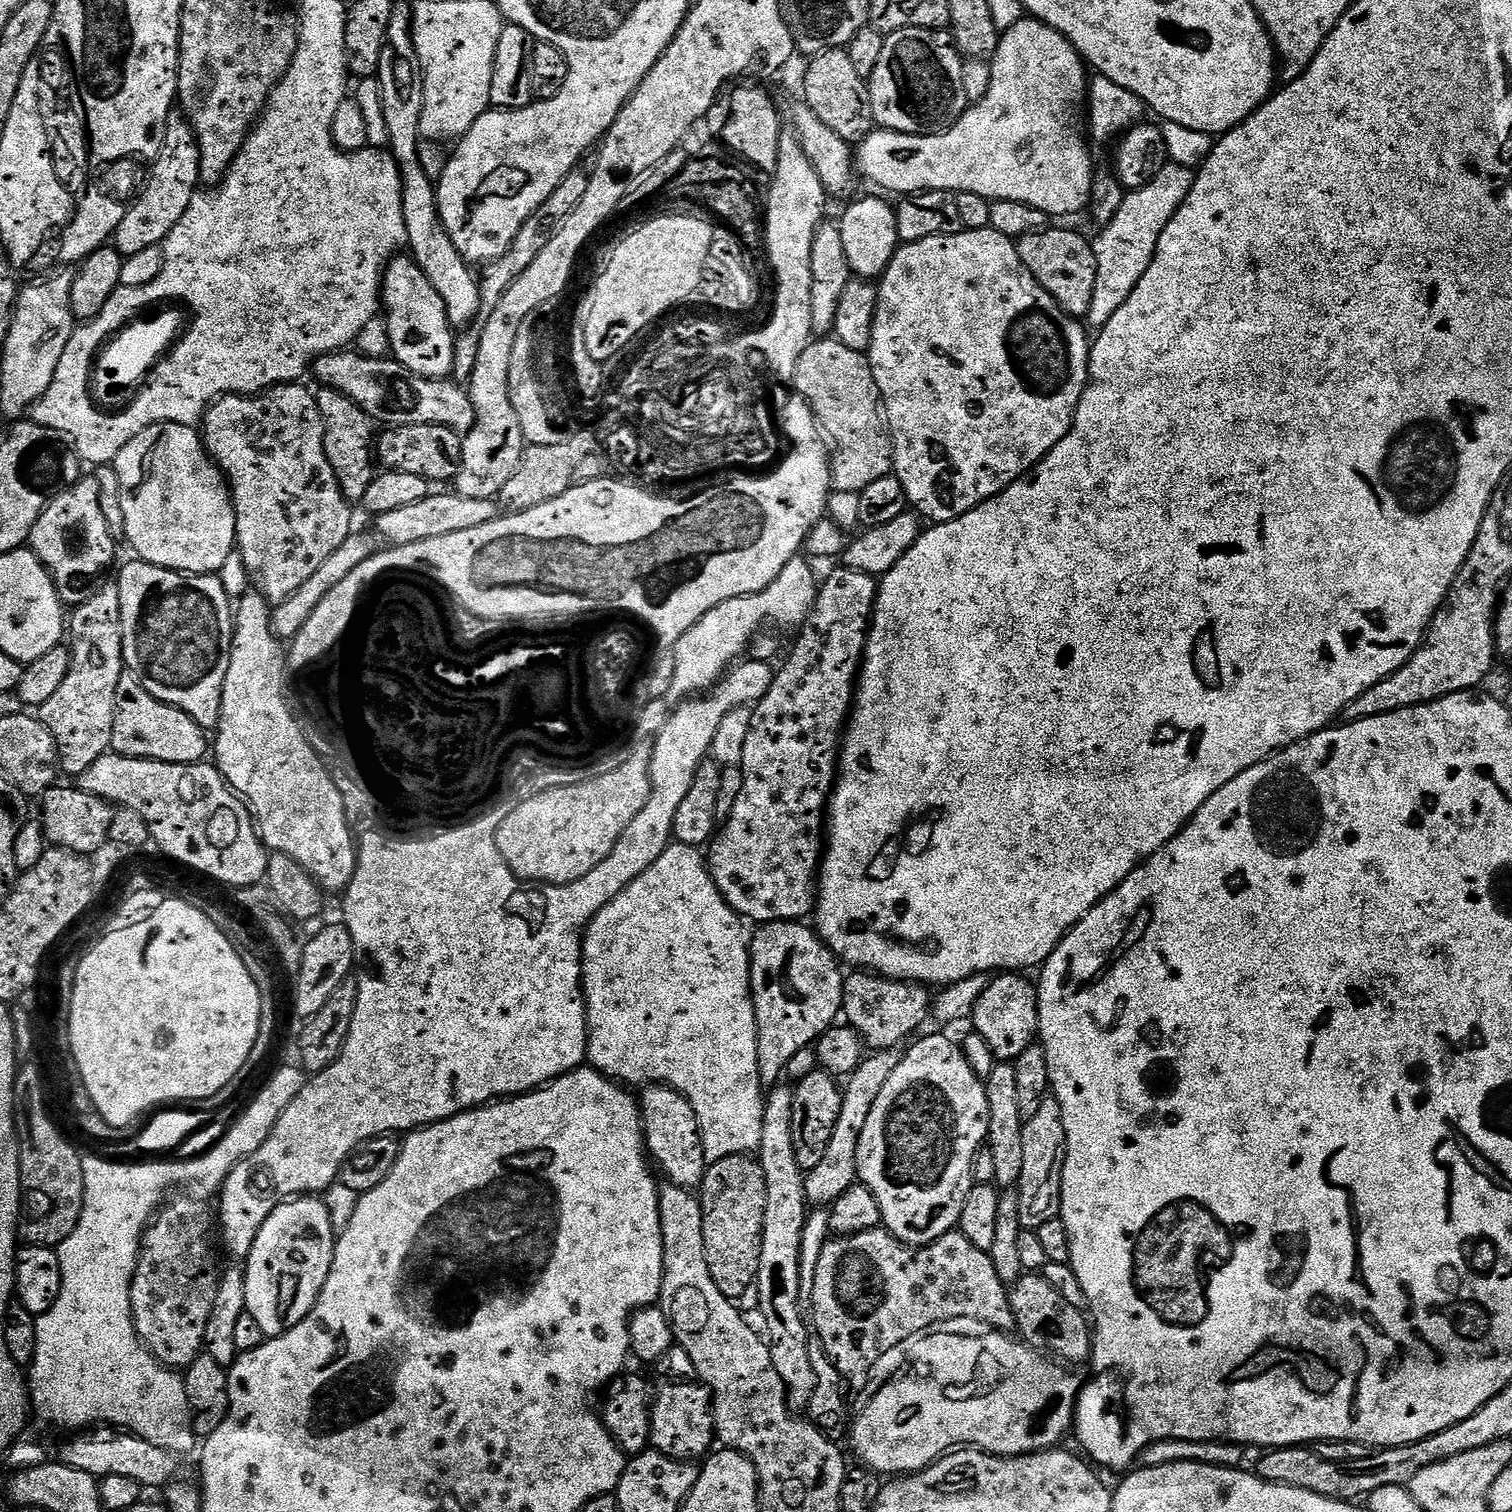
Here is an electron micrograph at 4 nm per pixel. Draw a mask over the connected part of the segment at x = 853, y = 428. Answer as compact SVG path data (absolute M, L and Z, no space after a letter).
M835 338L813 339L808 348L802 350L802 358L798 358L795 384L795 391L812 408L816 423L830 441L832 486L837 493L858 494L866 490L870 482L893 475L894 445L882 415L880 391L865 353L850 350L850 346L842 346Z

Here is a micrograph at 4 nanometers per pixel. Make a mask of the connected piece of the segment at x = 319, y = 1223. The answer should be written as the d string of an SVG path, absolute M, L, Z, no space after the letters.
M305 1194L299 1198L286 1200L280 1204L262 1222L262 1230L258 1230L258 1238L254 1238L254 1246L250 1250L246 1261L244 1273L246 1274L246 1306L245 1312L249 1312L262 1326L265 1337L281 1336L283 1332L289 1332L316 1304L320 1296L322 1286L326 1286L326 1278L330 1274L330 1266L334 1262L334 1250L336 1249L337 1233L332 1232L332 1216L328 1208L323 1204L323 1199L312 1194Z

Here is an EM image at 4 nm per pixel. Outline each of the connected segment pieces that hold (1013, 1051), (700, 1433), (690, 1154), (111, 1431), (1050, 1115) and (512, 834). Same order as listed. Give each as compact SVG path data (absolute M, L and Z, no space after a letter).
M996 974L989 979L982 998L974 1006L970 1017L971 1027L982 1038L997 1061L1014 1062L1031 1044L1037 1043L1040 1030L1040 993L1037 985L1024 974Z
M664 1382L654 1392L652 1402L651 1447L657 1452L673 1456L675 1460L695 1461L695 1456L704 1458L713 1451L716 1440L716 1423L712 1421L712 1393L699 1382Z
M662 1084L645 1087L643 1092L644 1097L641 1095L638 1103L647 1155L654 1161L657 1169L660 1167L664 1171L667 1183L689 1190L699 1189L710 1161L704 1157L702 1134L694 1106L690 1106L683 1094Z
M96 1426L73 1435L71 1440L72 1442L64 1448L63 1463L78 1470L86 1470L86 1474L91 1476L99 1478L118 1474L125 1478L134 1478L144 1490L160 1487L163 1489L177 1479L177 1457L173 1453L146 1442L141 1436L133 1436L127 1430L117 1430L112 1426Z
M1045 1096L1034 1118L1024 1121L1022 1130L1022 1174L1018 1191L1020 1194L1020 1227L1035 1230L1045 1222L1057 1219L1060 1214L1060 1187L1066 1158L1066 1126L1062 1122L1062 1106L1055 1096Z
M642 739L627 762L614 772L521 799L496 831L496 845L512 873L538 884L569 884L590 874L614 850L626 826L642 814L642 806L650 798L649 764L638 766L634 760L646 758L646 754L652 757L653 746Z

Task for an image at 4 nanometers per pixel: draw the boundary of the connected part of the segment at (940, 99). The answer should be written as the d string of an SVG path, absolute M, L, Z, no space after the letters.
M903 28L897 32L889 32L885 35L882 46L882 58L878 61L878 66L874 66L874 74L866 81L868 93L870 94L870 106L872 107L872 119L881 129L889 132L901 132L911 136L935 136L937 132L946 132L953 128L960 120L960 115L970 107L970 101L966 90L962 90L962 66L964 60L956 50L956 45L952 43L952 37L947 31L934 28Z

